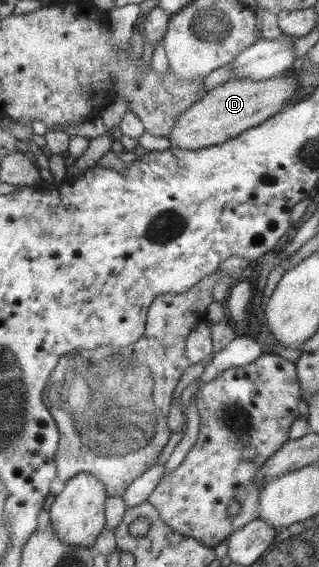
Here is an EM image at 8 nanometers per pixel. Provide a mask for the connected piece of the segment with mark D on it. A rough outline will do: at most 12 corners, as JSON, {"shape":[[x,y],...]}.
{"shape":[[284,75],[226,80],[179,115],[166,138],[223,144],[283,110]]}

